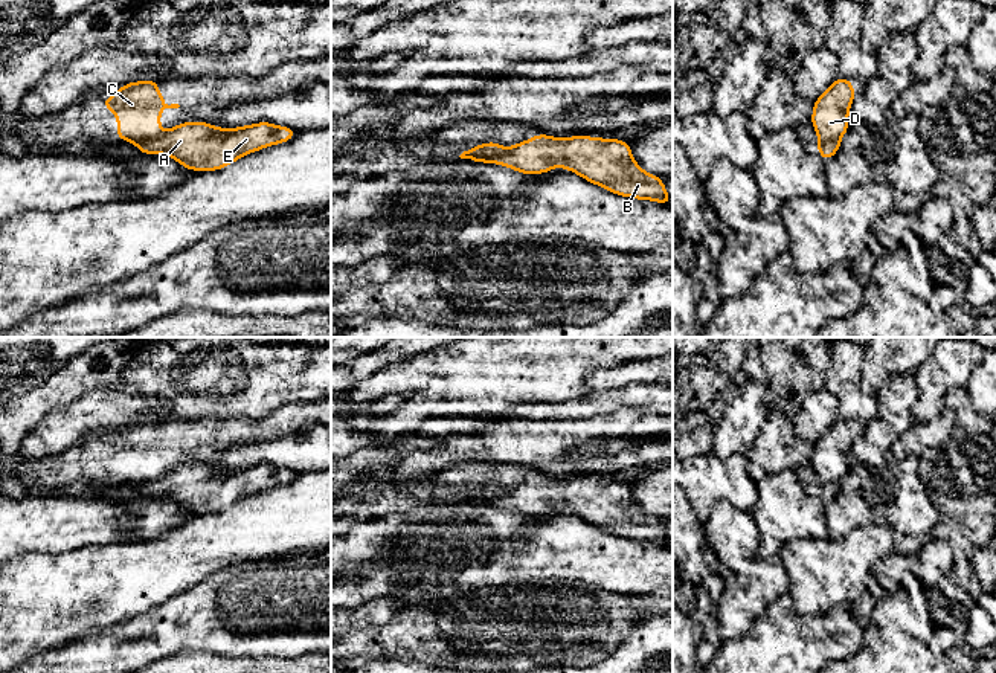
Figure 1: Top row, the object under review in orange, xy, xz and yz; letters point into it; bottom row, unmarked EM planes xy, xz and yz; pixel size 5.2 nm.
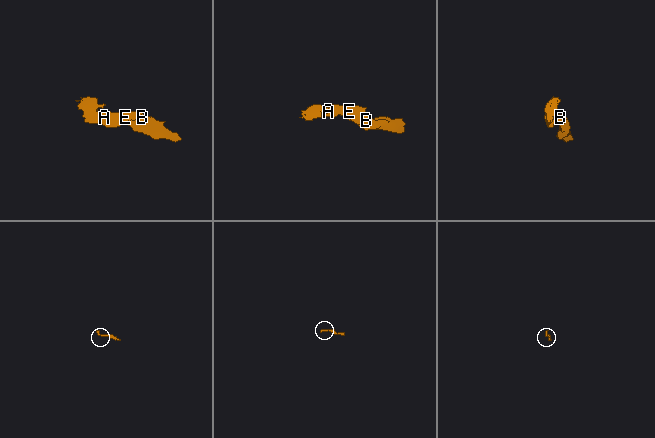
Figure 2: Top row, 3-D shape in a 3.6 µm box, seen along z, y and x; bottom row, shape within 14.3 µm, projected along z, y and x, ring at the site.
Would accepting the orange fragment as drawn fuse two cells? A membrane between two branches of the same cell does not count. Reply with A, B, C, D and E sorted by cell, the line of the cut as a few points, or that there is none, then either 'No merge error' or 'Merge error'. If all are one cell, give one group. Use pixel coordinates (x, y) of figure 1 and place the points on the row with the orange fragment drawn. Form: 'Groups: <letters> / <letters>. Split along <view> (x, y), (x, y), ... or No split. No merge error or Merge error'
Groups: A B E / C D. Split along xy (160, 133), (138, 144). Merge error

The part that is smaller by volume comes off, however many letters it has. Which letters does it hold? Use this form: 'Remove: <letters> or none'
Remove: C, D

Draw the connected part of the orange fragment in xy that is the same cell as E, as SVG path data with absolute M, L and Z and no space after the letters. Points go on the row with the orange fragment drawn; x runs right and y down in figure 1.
M183 122L159 137L137 143L142 154L165 154L191 171L217 171L246 154L291 140L297 131L271 122L239 128L217 128L210 124Z

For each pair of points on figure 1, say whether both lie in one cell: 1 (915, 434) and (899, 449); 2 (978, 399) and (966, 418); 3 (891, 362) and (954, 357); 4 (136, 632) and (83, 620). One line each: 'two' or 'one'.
1: one
2: two
3: two
4: two

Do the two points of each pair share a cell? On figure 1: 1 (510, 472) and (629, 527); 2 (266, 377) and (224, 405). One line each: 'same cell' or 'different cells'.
1: same cell
2: same cell

